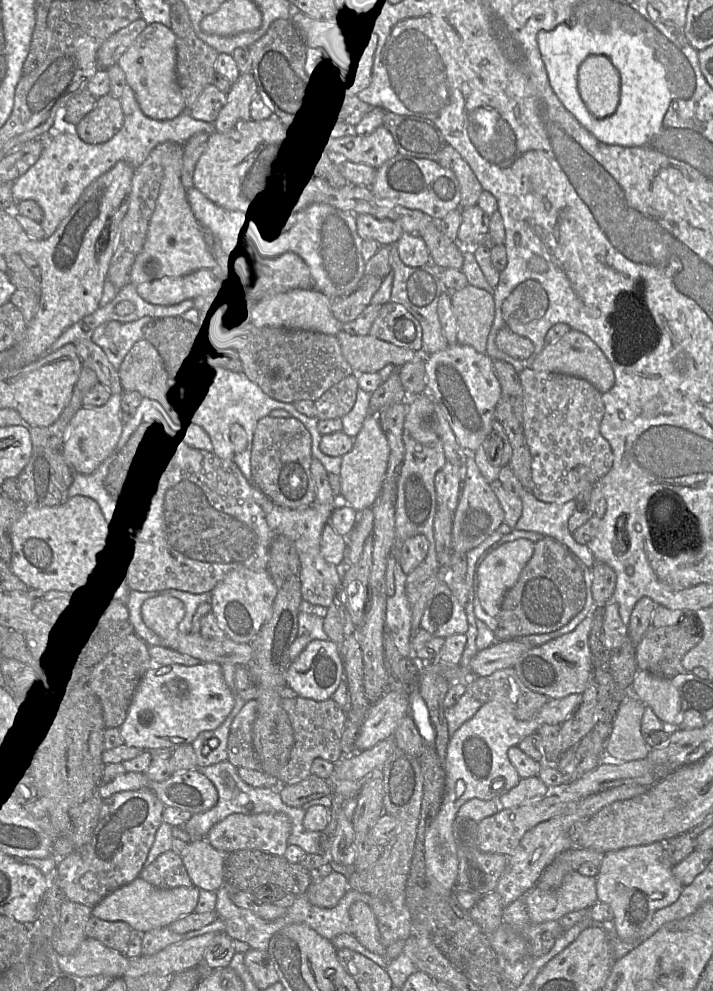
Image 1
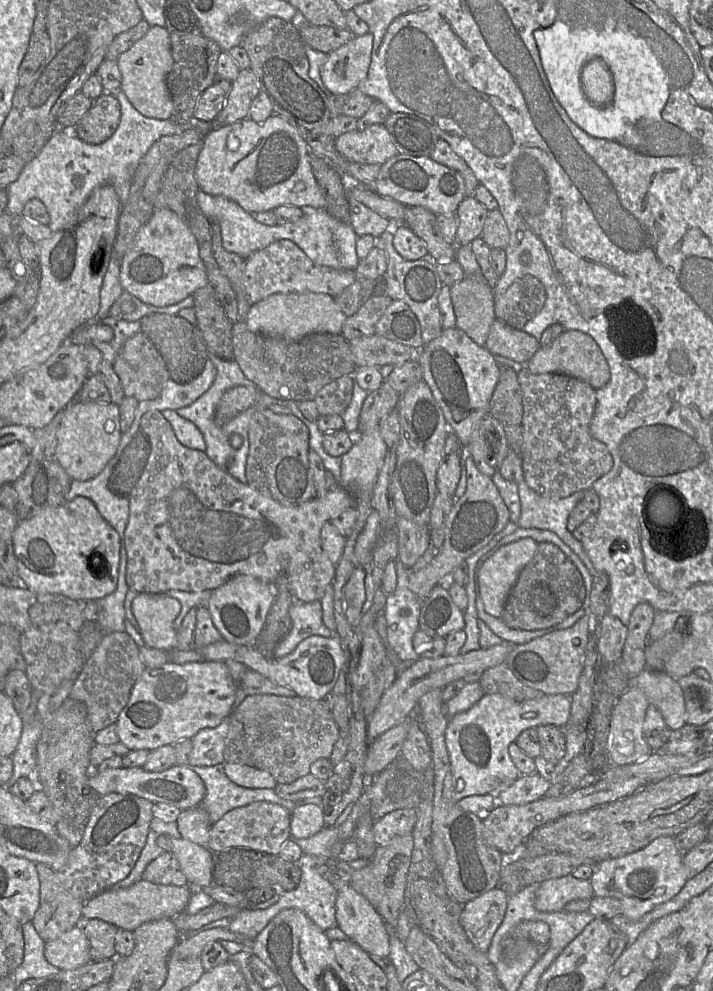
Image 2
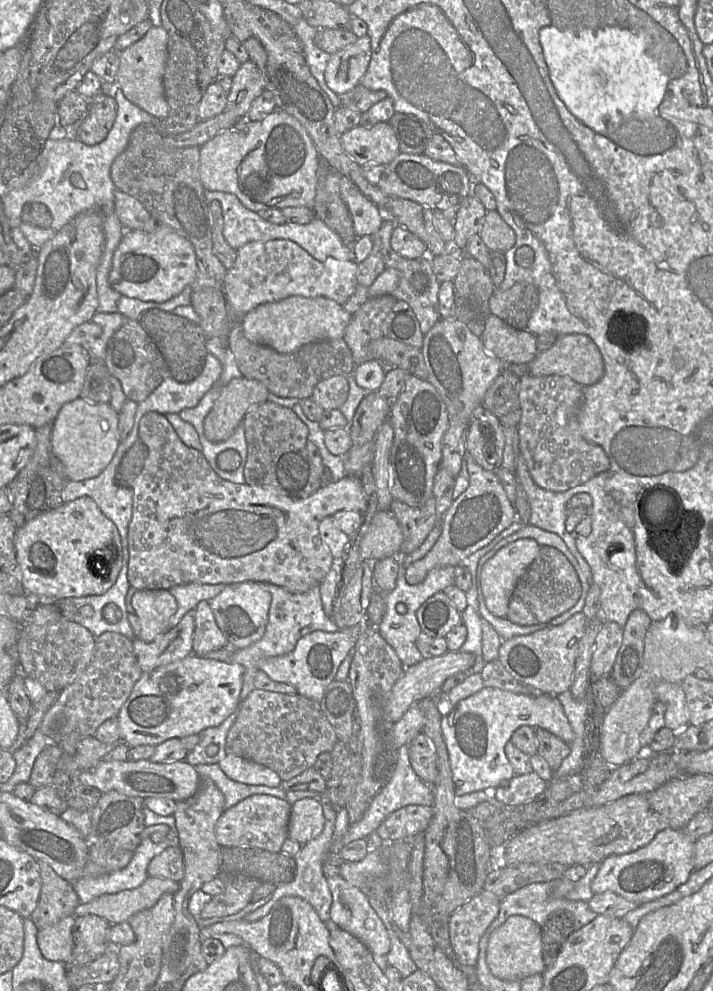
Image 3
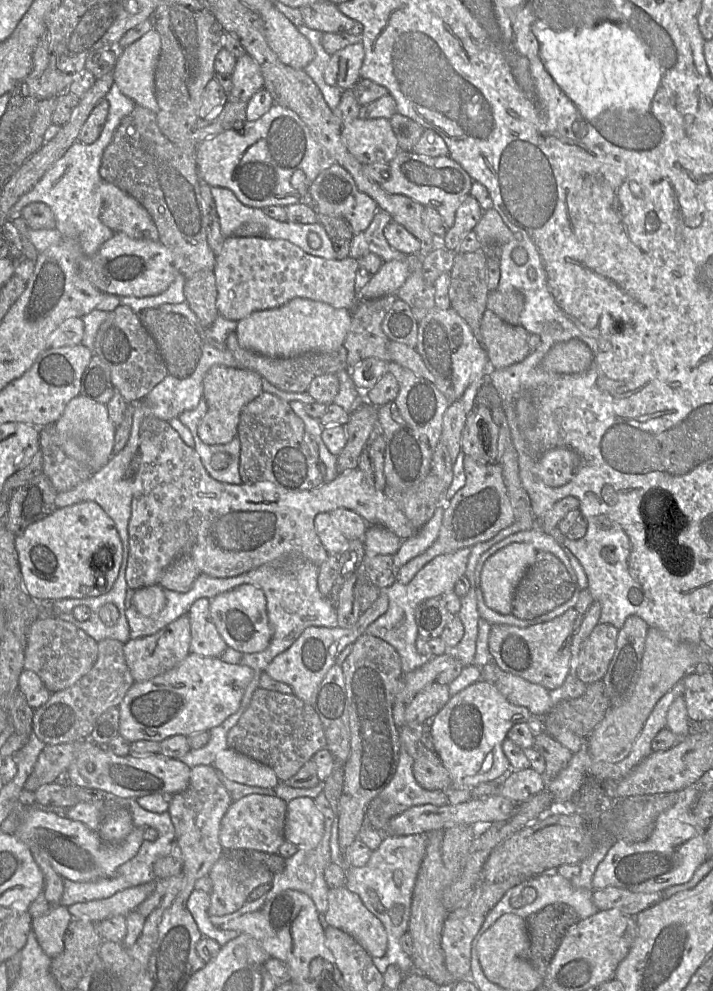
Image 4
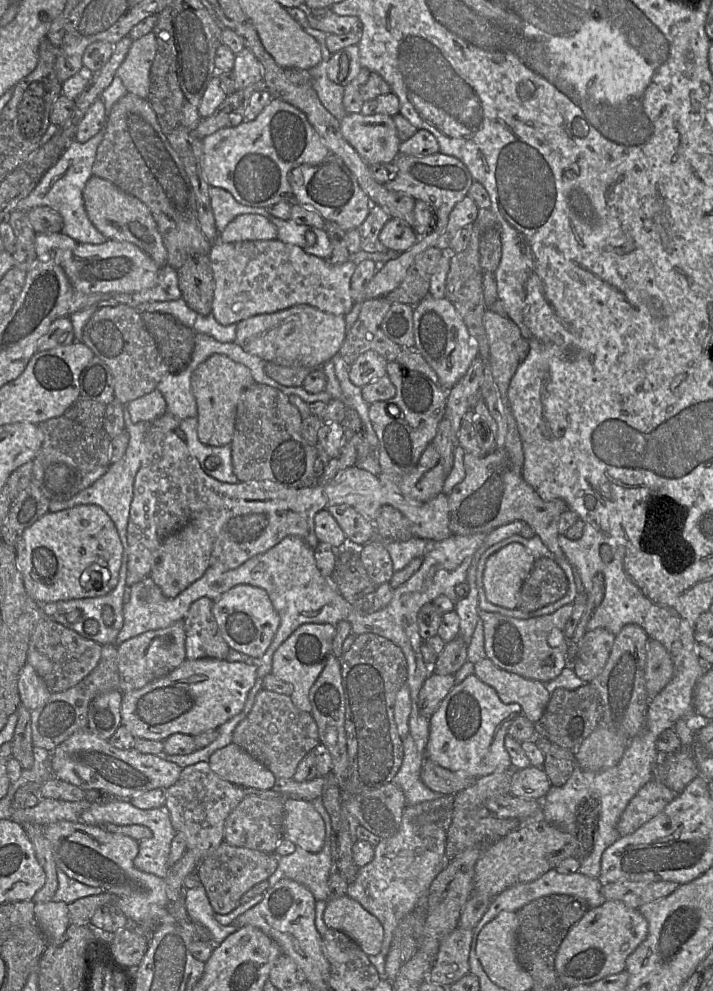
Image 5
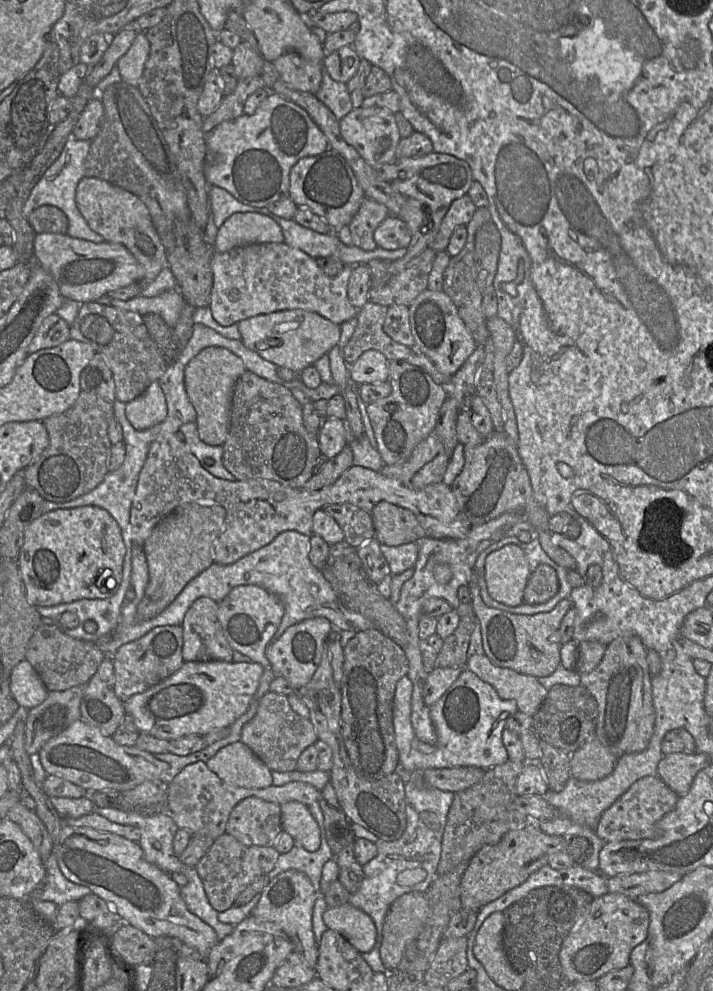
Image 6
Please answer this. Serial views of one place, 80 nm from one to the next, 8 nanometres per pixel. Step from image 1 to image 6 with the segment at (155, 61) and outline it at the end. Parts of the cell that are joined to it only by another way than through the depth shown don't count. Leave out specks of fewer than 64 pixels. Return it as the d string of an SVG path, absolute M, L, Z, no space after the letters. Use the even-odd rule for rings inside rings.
M139 32L129 50L117 62L122 81L138 88L149 53L150 43L145 33Z

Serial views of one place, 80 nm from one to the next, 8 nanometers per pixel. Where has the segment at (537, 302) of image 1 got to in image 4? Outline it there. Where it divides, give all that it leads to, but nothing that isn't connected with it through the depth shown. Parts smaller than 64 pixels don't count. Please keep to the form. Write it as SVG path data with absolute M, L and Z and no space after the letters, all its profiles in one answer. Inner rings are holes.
M519 290L510 292L491 291L488 294L487 309L494 312L504 322L520 325L520 316L524 309L525 297Z

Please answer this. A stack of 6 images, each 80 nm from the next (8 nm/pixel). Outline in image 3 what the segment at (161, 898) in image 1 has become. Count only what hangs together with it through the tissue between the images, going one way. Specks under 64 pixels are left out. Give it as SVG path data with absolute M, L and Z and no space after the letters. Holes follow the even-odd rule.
M148 877L139 887L115 894L105 894L76 907L74 916L96 915L111 925L128 921L134 914L153 907L165 893L175 894L179 883L170 879Z

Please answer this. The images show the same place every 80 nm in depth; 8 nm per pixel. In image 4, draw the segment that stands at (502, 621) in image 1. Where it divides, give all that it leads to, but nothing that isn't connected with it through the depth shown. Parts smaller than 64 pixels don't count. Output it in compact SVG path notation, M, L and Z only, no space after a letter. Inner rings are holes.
M538 551L535 561L516 587L511 614L522 620L534 619L567 602L575 589L576 584L572 582L565 565L552 553Z

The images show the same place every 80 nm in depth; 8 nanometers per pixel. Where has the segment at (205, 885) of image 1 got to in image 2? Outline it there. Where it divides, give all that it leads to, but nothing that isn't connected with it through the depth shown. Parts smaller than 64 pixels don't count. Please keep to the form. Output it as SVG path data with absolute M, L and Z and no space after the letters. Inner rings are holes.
M170 838L172 852L189 884L209 888L213 884L214 853L187 839Z

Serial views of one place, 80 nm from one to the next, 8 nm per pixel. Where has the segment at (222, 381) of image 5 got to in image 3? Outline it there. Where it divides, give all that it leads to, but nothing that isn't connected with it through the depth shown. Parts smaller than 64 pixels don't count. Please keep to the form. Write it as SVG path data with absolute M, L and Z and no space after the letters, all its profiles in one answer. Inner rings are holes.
M244 376L232 379L222 387L204 420L204 434L211 442L227 440L255 405L268 400L266 386Z

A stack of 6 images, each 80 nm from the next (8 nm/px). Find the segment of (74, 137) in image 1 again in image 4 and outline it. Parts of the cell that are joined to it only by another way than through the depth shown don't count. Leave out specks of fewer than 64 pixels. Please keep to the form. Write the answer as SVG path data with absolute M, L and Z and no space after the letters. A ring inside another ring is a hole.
M113 83L105 99L109 102L109 113L99 138L92 144L74 142L66 153L56 161L43 175L41 180L14 204L10 210L10 219L21 216L22 209L33 202L43 202L54 213L56 228L64 238L77 240L82 252L87 257L93 257L99 248L115 234L104 225L100 219L102 201L97 187L103 181L99 174L102 156L110 144L114 132L122 119L129 115L136 103L125 96L116 83Z

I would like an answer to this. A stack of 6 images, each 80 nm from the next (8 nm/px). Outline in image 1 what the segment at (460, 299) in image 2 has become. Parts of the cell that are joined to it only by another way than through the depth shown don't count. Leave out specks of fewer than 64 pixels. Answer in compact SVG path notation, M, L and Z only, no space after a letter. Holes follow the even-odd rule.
M471 284L450 292L457 319L457 343L486 353L488 334L495 316L492 293Z

